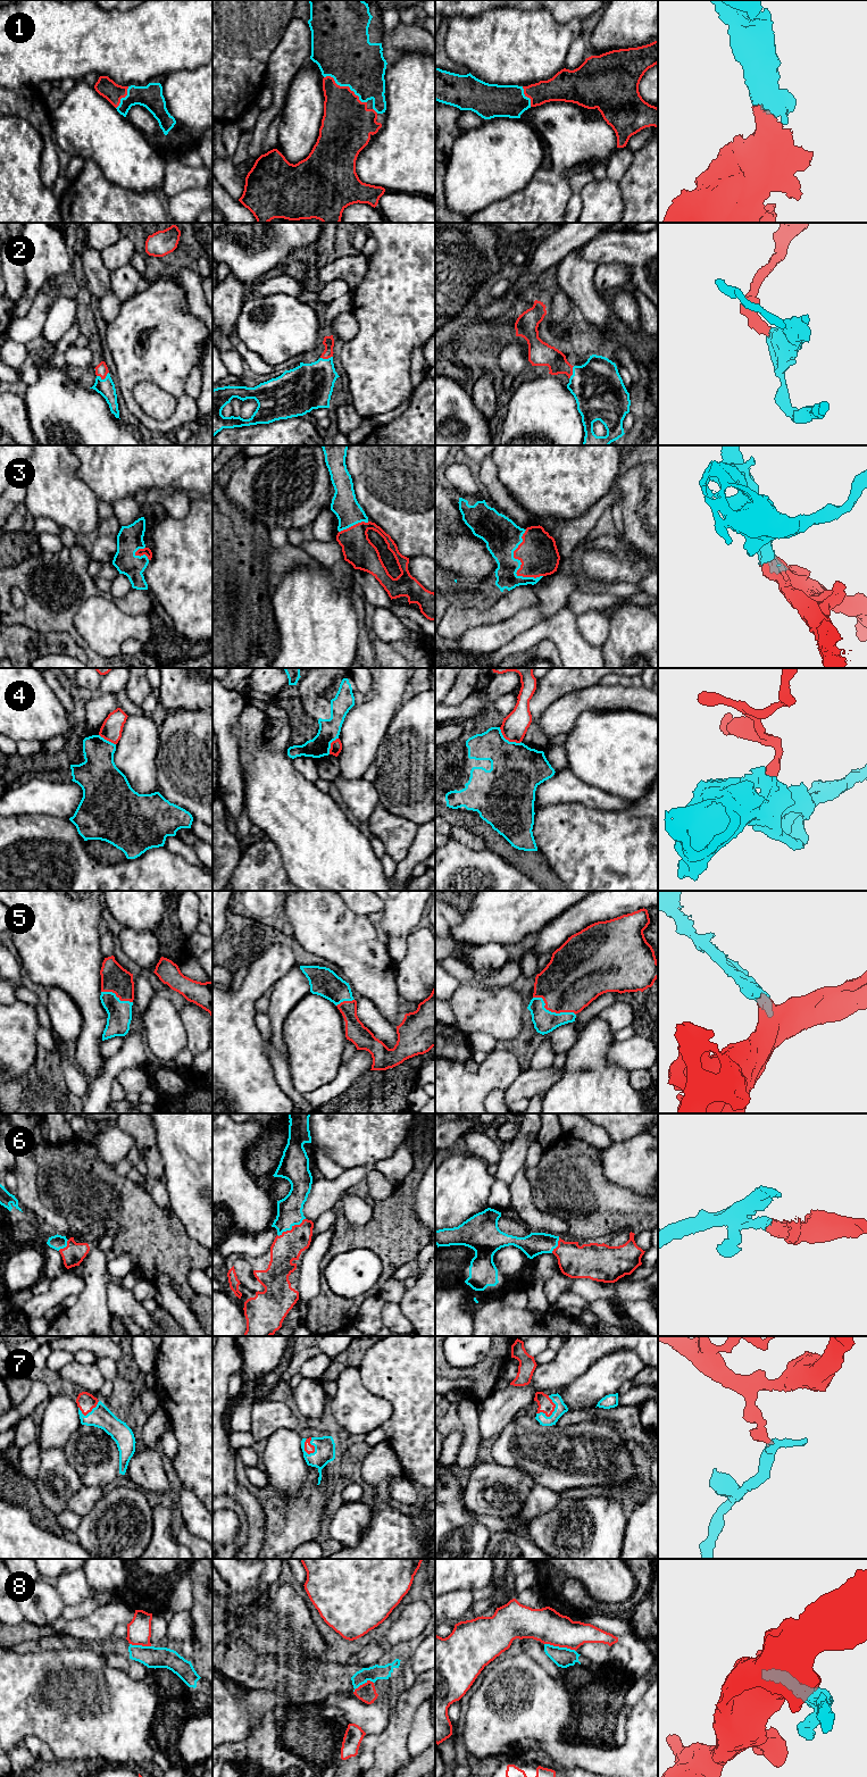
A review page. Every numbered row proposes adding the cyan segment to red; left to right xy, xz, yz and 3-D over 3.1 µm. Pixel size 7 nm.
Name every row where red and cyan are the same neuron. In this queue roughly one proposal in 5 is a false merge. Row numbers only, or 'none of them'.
1, 2, 3, 5, 6, 7

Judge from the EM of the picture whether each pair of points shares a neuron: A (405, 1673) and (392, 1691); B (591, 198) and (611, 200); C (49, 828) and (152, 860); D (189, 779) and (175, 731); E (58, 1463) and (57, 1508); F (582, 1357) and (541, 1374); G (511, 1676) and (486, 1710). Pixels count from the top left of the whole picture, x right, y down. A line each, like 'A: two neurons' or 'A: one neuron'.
A: two neurons
B: one neuron
C: one neuron
D: one neuron
E: one neuron
F: one neuron
G: one neuron

